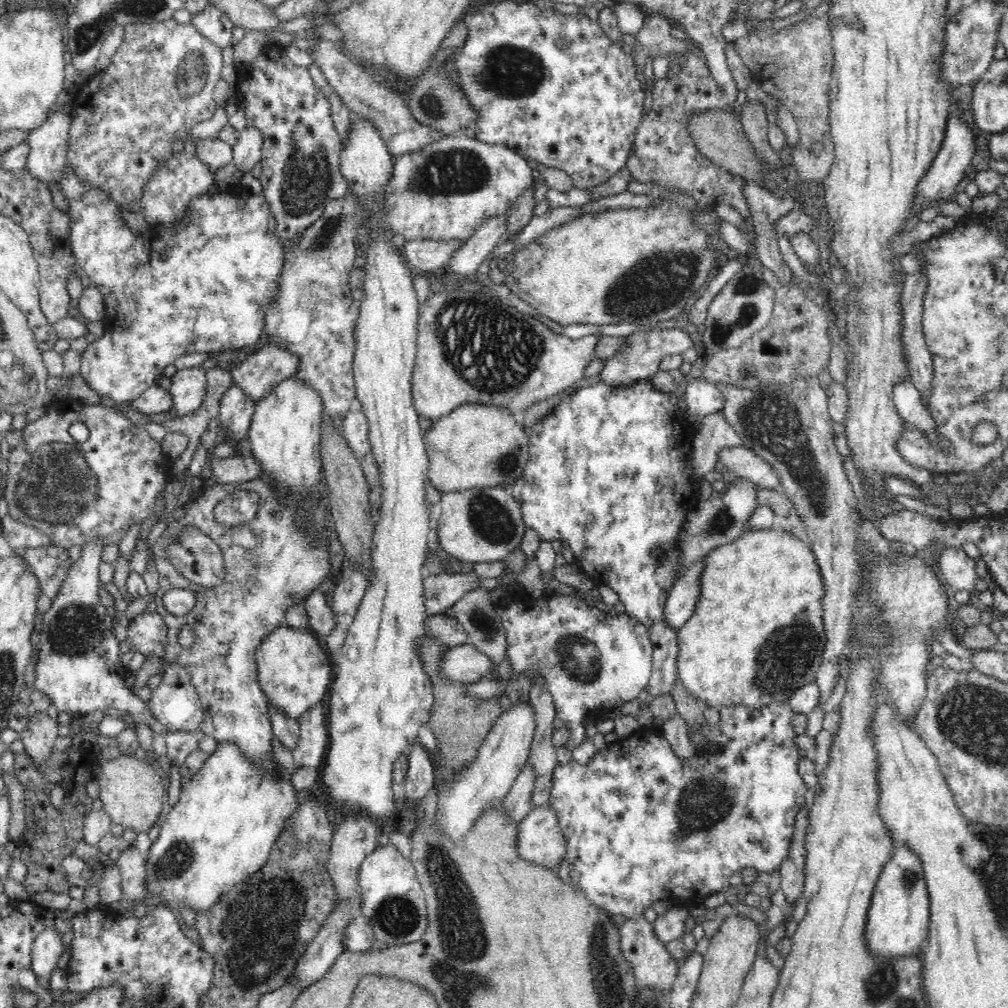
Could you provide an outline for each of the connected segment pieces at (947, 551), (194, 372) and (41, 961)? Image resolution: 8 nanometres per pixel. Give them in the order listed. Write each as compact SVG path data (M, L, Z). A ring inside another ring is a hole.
M945 547L939 558L938 571L942 572L947 584L957 591L975 590L974 586L978 582L976 560L967 556L962 547Z
M196 365L191 368L177 370L171 376L172 408L176 408L176 420L191 415L200 408L207 388L207 365Z
M52 927L42 931L33 942L32 969L39 983L47 987L50 976L56 970L60 956L65 949L62 941L63 933Z

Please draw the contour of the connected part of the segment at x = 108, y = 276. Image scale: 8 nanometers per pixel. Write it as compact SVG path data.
M65 167L59 178L61 192L68 200L68 214L70 217L70 248L74 253L74 259L78 263L78 268L82 269L89 276L91 285L96 287L104 297L106 309L106 330L99 340L88 343L82 355L80 374L84 380L96 393L104 396L111 402L126 402L136 400L146 389L156 385L156 376L162 374L163 369L182 354L192 354L192 352L218 353L224 350L241 349L252 347L261 342L262 330L264 330L264 316L268 312L268 304L274 304L274 293L279 288L282 268L286 264L284 249L280 246L281 238L276 234L278 223L274 219L274 213L270 211L270 205L264 199L264 193L258 196L252 196L241 184L236 184L228 190L213 194L207 192L192 199L184 212L190 211L190 220L172 233L172 223L167 225L158 225L149 228L145 233L135 234L126 224L123 214L120 211L120 205L114 203L110 197L106 197L106 192L98 187L88 187L80 175L72 167Z

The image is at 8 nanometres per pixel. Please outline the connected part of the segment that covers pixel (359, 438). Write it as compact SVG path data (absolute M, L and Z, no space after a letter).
M362 409L349 410L342 419L342 436L345 438L350 449L352 449L352 452L354 452L356 458L360 459L367 452L371 451L366 415L362 413Z

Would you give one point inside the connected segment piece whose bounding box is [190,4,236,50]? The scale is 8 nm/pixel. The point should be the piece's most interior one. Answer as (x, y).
(214, 24)

